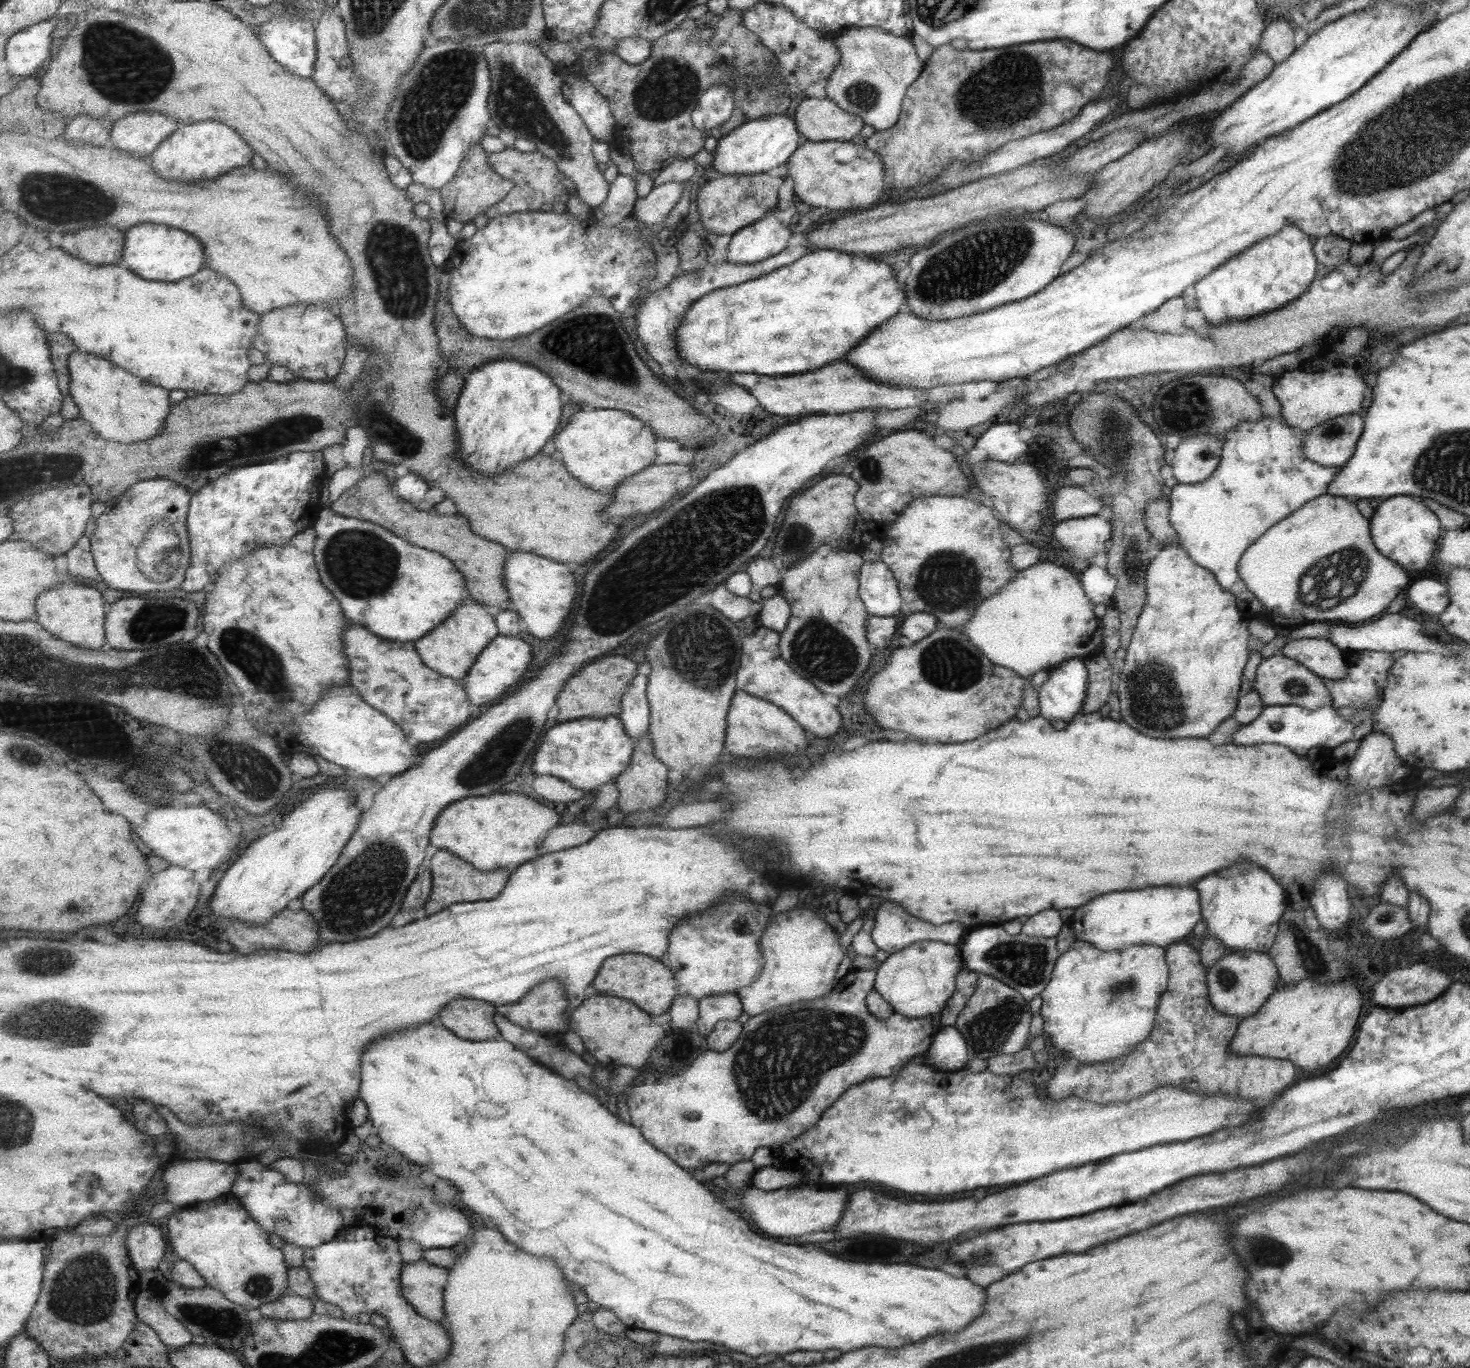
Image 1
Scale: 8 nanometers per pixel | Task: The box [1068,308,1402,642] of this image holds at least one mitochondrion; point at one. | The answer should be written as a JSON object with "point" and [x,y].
{"point":[1326,583]}

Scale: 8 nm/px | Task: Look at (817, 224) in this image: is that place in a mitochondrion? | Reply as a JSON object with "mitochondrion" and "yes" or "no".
{"mitochondrion":"no"}

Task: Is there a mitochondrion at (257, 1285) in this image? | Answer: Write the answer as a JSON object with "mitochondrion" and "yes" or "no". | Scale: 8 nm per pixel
{"mitochondrion":"yes"}

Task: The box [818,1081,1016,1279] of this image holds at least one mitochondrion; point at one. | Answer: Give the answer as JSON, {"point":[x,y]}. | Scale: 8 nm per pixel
{"point":[982,1256]}

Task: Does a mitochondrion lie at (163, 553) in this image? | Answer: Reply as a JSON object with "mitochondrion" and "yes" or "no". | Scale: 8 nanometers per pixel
{"mitochondrion":"yes"}

